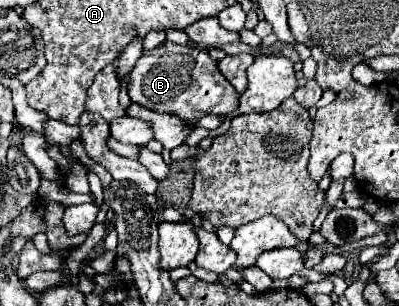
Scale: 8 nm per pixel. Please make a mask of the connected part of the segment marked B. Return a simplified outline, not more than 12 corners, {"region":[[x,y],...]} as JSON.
{"region":[[165,42],[129,74],[129,98],[195,128],[239,108],[217,62]]}

